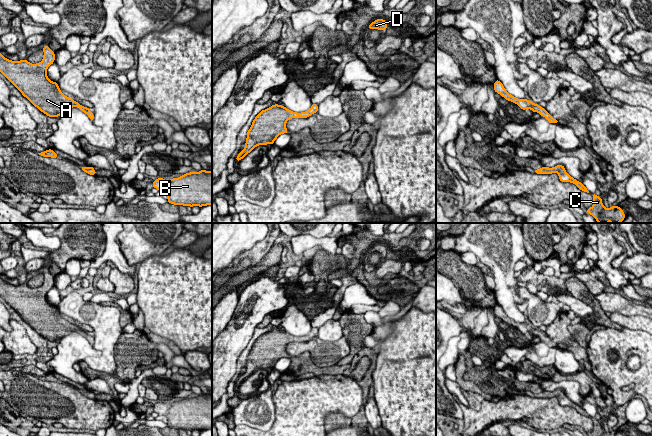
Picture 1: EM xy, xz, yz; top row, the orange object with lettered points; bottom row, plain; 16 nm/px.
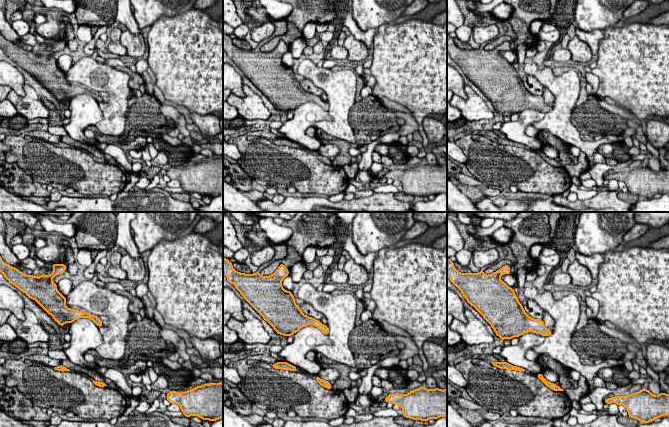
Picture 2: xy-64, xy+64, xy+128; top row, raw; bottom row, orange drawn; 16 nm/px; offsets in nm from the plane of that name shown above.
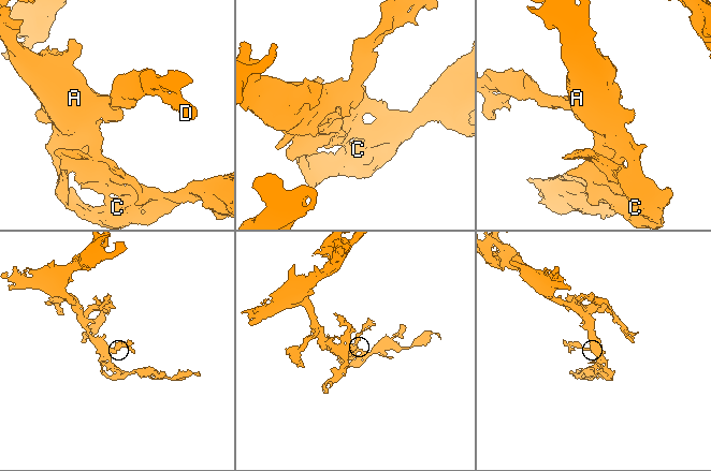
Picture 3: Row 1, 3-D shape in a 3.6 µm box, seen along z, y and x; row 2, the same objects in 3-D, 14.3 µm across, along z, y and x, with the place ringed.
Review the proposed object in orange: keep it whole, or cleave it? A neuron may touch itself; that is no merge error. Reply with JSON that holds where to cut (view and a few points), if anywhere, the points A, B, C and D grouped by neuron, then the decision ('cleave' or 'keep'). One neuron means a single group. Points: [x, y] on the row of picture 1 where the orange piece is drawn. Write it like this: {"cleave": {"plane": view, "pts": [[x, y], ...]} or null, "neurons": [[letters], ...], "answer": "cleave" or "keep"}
{"cleave": null, "neurons": [["A", "B", "C", "D"]], "answer": "keep"}

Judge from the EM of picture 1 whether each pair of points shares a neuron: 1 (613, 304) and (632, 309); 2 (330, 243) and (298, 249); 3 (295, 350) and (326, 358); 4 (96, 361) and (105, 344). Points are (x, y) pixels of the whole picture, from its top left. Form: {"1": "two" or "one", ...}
{"1": "one", "2": "one", "3": "one", "4": "one"}

